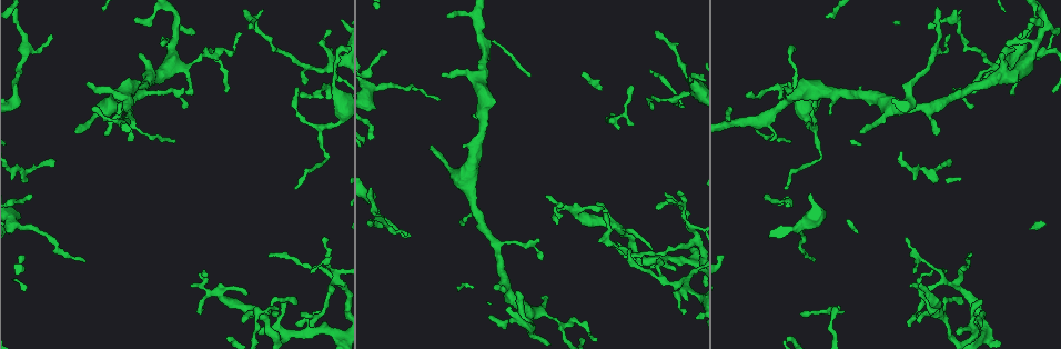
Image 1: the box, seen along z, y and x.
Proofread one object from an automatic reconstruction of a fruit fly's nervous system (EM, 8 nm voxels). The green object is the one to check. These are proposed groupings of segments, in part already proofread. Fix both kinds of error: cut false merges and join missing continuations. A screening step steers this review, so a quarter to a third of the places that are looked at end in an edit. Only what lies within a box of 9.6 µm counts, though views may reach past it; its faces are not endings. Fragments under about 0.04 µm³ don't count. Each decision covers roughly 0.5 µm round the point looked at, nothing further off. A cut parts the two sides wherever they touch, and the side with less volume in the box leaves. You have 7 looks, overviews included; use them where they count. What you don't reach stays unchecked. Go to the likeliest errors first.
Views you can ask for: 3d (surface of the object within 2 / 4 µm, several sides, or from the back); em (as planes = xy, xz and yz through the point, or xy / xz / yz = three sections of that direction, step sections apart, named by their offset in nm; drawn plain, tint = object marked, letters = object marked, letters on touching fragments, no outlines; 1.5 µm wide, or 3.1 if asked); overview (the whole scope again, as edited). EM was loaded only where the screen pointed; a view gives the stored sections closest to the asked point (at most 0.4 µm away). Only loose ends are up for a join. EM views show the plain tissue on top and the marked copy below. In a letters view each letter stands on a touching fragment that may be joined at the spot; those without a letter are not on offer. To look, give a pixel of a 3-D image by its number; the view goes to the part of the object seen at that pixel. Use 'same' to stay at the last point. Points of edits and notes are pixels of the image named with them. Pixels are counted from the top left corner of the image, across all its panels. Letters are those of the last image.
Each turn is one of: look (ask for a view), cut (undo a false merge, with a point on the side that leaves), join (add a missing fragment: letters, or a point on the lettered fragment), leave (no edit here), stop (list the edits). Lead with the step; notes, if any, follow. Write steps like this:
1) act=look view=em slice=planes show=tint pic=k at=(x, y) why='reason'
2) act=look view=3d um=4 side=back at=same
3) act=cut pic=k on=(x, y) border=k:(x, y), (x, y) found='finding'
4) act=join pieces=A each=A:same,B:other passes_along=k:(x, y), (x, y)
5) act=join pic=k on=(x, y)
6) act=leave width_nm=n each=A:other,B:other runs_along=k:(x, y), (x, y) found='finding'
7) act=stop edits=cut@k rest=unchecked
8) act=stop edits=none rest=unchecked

act=look view=em slice=planes show=letters pic=1 at=(139, 52) why='an open end'

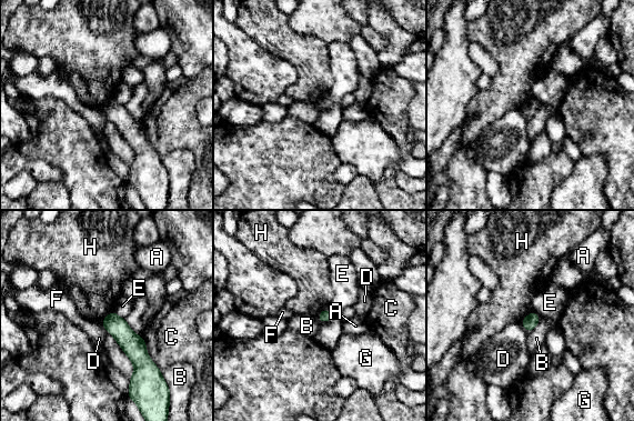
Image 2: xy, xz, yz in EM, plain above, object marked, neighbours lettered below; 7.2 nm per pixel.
act=leave each=A:other,B:other,C:other,D:other,E:other,F:other,G:other,H:other runs_along=2:(112, 314), (137, 351), (139, 369) found='no lettered fragment goes on from it'

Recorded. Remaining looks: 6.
act=look view=em slice=planes show=letters pic=1 at=(330, 67) why='small branch off a trunk'

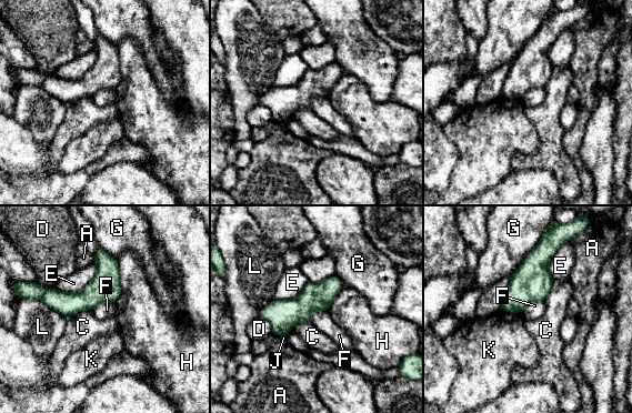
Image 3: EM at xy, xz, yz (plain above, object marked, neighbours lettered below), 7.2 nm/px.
act=leave each=A:other,C:other,D:other,E:other,F:other,G:other,H:other,J:other,K:other,L:other found='continuous, no second cell'

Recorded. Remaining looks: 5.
act=look view=em slice=planes show=tint pic=1 at=(909, 287) why='free end'

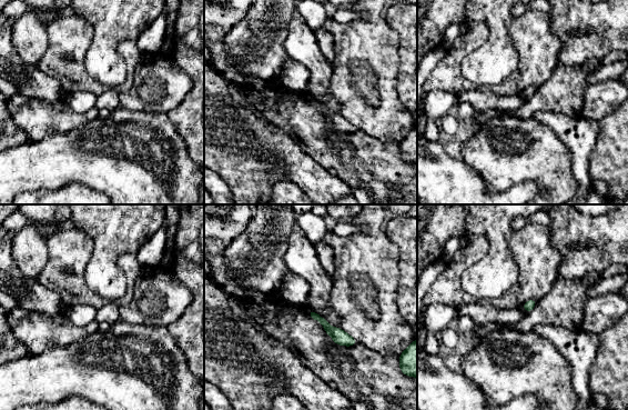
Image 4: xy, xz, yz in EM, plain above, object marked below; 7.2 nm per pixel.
act=look view=em slice=planes show=letters at=same why='see the neighbours'

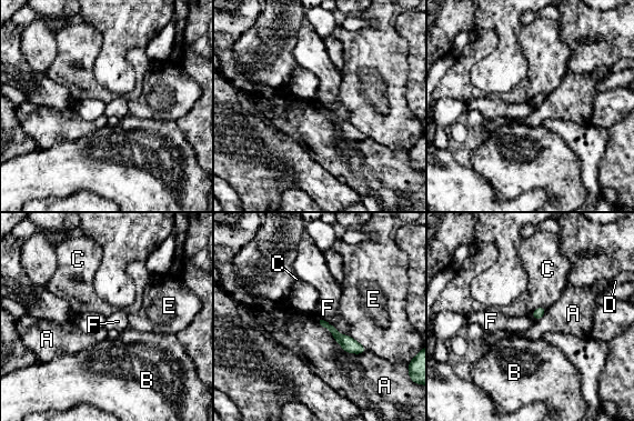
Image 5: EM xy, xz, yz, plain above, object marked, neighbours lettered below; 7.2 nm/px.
act=leave each=A:other,B:other,C:other,D:other,E:other,F:other found='none of them fits'

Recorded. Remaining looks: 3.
act=stop edits=none rest=unchecked

